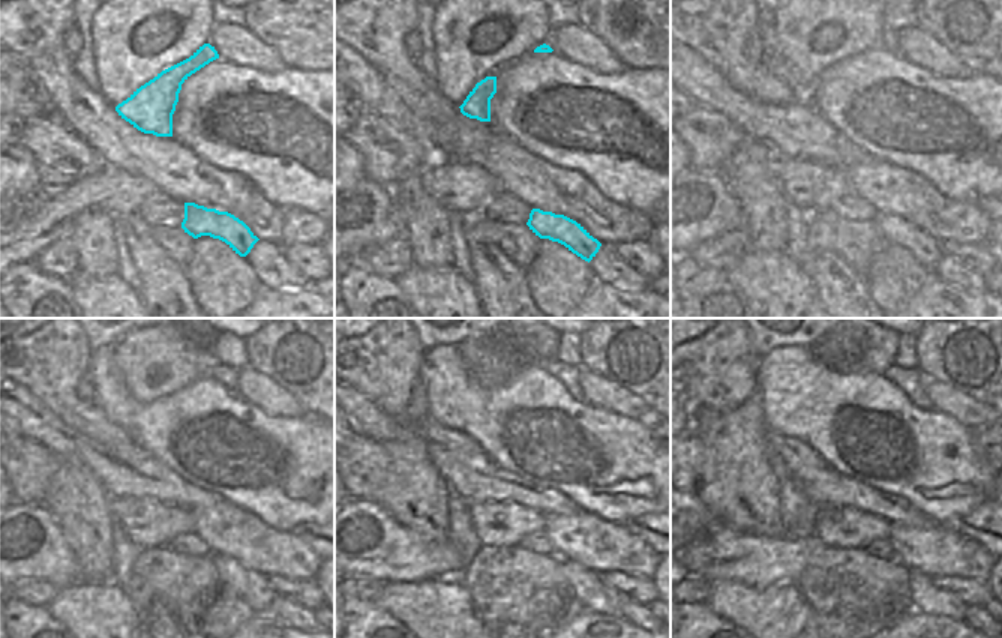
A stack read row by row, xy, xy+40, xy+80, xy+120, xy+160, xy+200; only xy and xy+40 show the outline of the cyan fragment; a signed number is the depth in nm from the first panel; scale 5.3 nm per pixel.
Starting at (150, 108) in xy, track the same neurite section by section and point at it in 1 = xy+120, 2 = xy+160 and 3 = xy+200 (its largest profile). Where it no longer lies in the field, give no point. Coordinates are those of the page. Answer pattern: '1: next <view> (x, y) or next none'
1: next xy+120 (227, 376)
2: next xy+160 (567, 376)
3: next xy+200 (911, 382)

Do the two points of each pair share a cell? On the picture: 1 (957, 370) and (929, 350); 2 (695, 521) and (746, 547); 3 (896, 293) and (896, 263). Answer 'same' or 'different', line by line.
1: same
2: same
3: same

